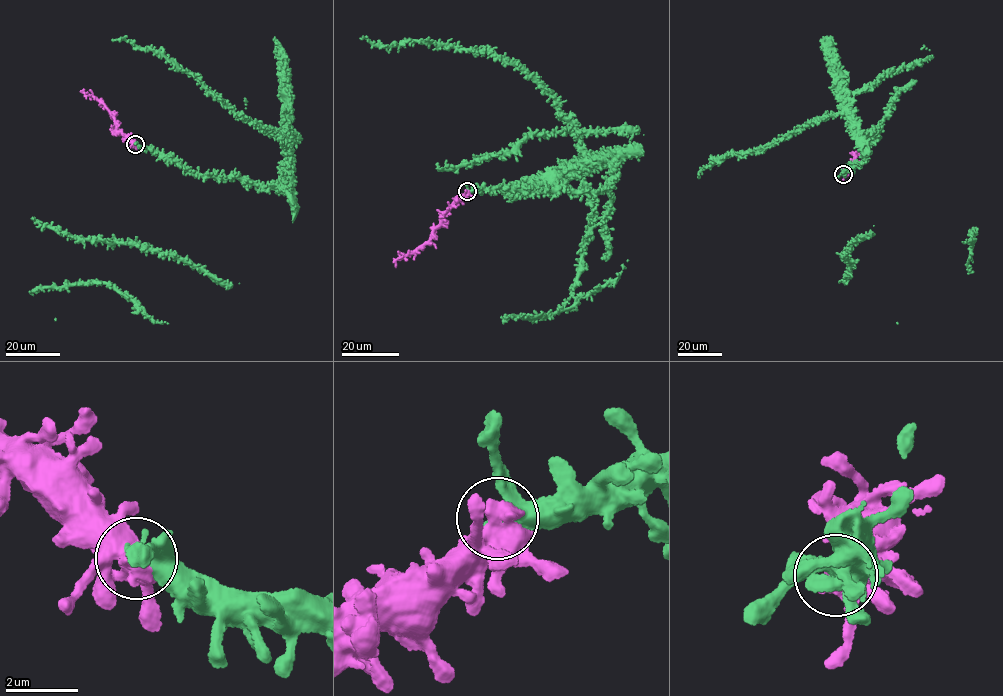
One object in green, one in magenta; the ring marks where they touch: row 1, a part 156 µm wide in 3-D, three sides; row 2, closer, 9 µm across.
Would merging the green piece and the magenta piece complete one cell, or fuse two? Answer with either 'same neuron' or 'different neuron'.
same neuron

